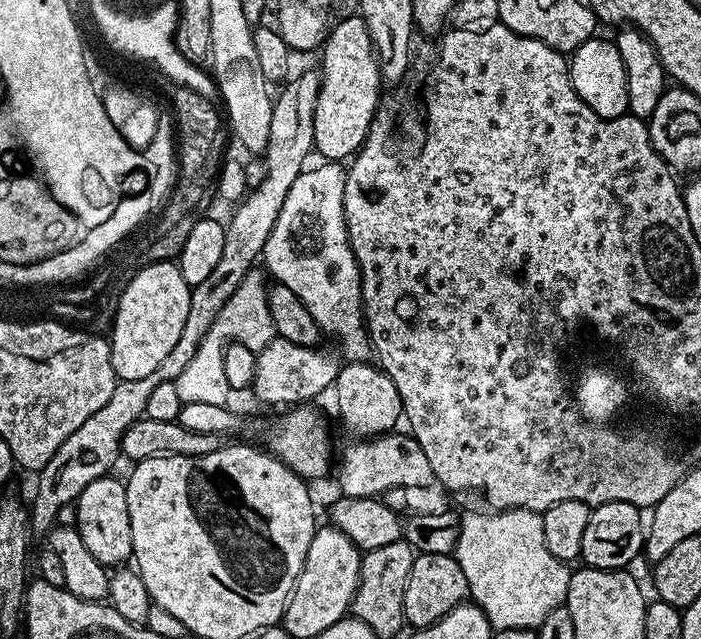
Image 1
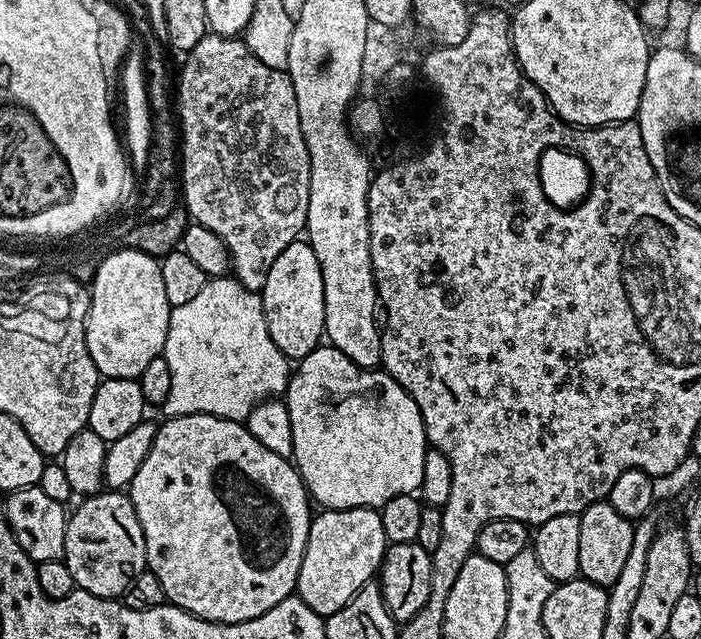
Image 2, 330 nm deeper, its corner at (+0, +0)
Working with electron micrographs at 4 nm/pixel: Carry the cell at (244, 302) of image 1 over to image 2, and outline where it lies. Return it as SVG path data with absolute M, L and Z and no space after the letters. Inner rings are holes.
M228 274L205 279L202 290L198 290L195 298L172 309L162 355L169 363L172 383L169 396L162 405L163 415L168 418L210 414L244 422L261 400L271 400L277 394L288 391L290 360L274 344L267 330L261 297L243 288Z

